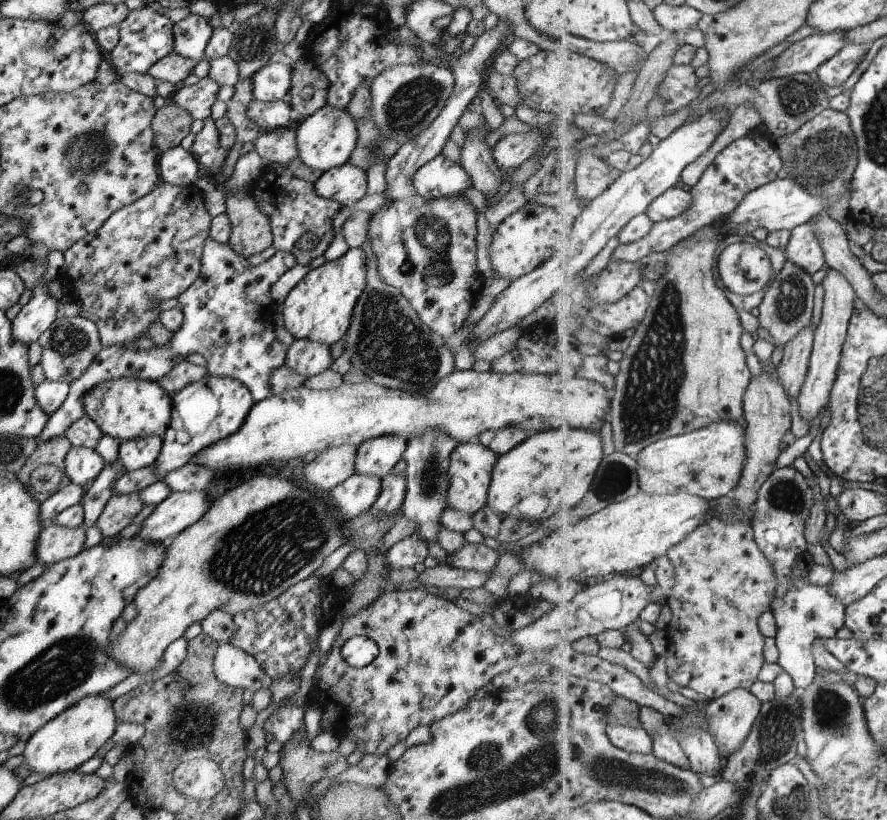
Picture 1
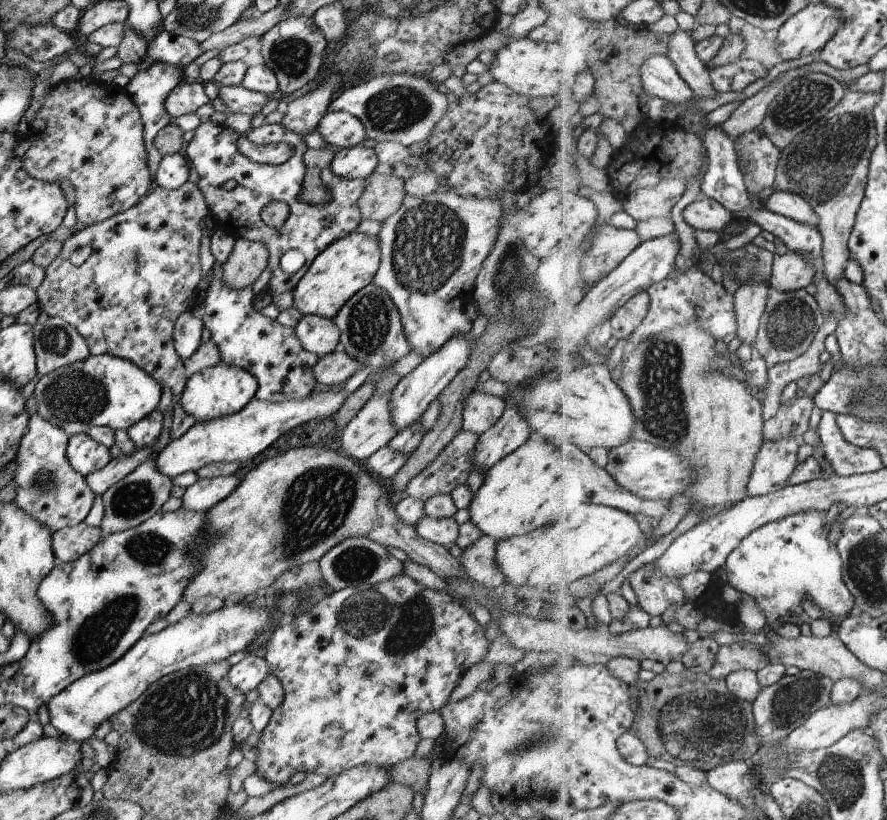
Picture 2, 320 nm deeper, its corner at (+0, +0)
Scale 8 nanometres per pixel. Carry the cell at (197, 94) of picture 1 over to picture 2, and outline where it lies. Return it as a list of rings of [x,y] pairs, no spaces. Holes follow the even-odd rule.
[[[183,79],[167,94],[163,106],[172,120],[181,114],[194,113],[199,106],[207,102],[210,100],[203,92],[202,83],[199,80]]]

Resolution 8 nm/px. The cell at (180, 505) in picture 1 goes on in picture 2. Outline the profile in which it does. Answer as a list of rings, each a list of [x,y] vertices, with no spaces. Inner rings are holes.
[[[235,475],[198,478],[183,492],[181,509],[206,512],[223,500],[239,483]]]

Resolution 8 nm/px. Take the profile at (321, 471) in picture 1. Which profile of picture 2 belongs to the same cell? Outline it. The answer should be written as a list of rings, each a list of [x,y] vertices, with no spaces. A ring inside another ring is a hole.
[[[390,390],[373,392],[354,417],[341,429],[337,452],[363,462],[388,444],[396,433],[390,417]]]

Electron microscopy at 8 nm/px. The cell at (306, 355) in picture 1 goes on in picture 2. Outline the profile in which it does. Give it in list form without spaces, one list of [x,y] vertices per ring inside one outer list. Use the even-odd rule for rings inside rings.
[[[301,315],[294,331],[301,346],[318,357],[331,352],[338,343],[336,324],[332,319],[319,315]]]

